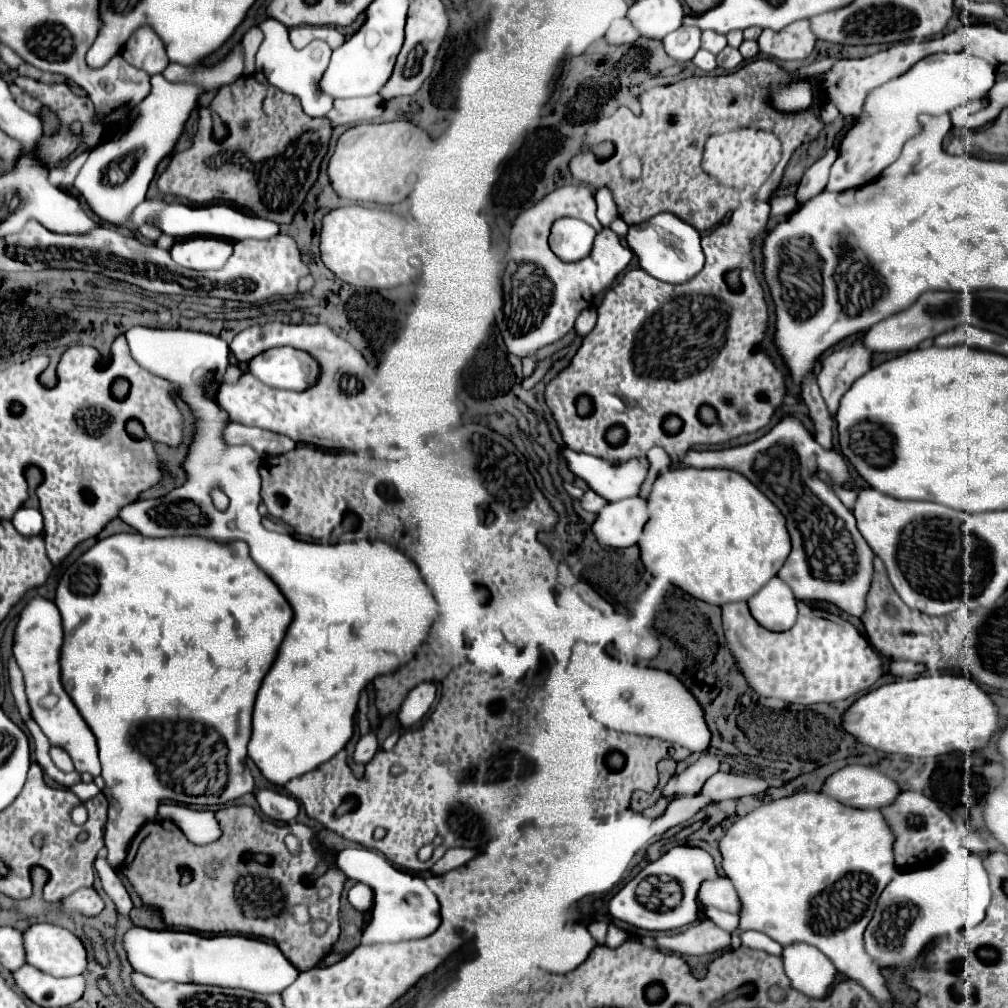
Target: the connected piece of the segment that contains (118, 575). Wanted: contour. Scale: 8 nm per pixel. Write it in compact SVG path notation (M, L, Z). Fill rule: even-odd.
M114 534L94 544L62 574L56 588L54 602L60 610L62 626L64 626L64 644L60 650L62 684L66 694L72 698L82 718L94 732L100 748L102 778L106 782L104 794L110 800L106 836L104 836L108 848L106 858L110 866L118 868L124 862L132 838L146 822L156 818L156 808L162 800L172 800L180 804L198 804L198 806L218 806L218 804L232 802L242 794L254 790L254 782L244 780L244 758L246 758L246 744L250 740L252 706L254 706L256 692L262 684L262 678L272 666L278 646L284 638L284 632L292 620L292 608L286 602L286 598L280 594L276 584L250 560L246 542L238 540L232 544L218 544L214 540L204 540L204 538L146 538L142 534Z

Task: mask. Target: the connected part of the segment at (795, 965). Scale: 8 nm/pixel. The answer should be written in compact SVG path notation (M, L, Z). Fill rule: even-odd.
M788 946L782 952L784 970L792 986L810 998L824 998L832 987L837 970L832 962L810 946Z

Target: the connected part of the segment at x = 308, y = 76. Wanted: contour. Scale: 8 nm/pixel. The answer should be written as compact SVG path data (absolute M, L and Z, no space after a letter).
M266 19L259 24L261 30L270 30L269 37L263 43L263 53L256 54L256 67L264 72L268 82L284 92L290 92L300 98L302 108L308 116L320 118L326 116L332 108L332 98L326 98L322 90L318 90L318 78L322 78L330 56L332 48L324 40L312 40L306 48L296 50L289 40L289 30L286 26L275 19Z

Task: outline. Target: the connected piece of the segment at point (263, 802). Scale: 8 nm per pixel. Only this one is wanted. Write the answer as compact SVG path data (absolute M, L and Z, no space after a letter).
M264 790L268 794L258 794L258 804L260 810L272 818L272 820L294 820L298 816L298 802L290 796L272 792L272 790Z

